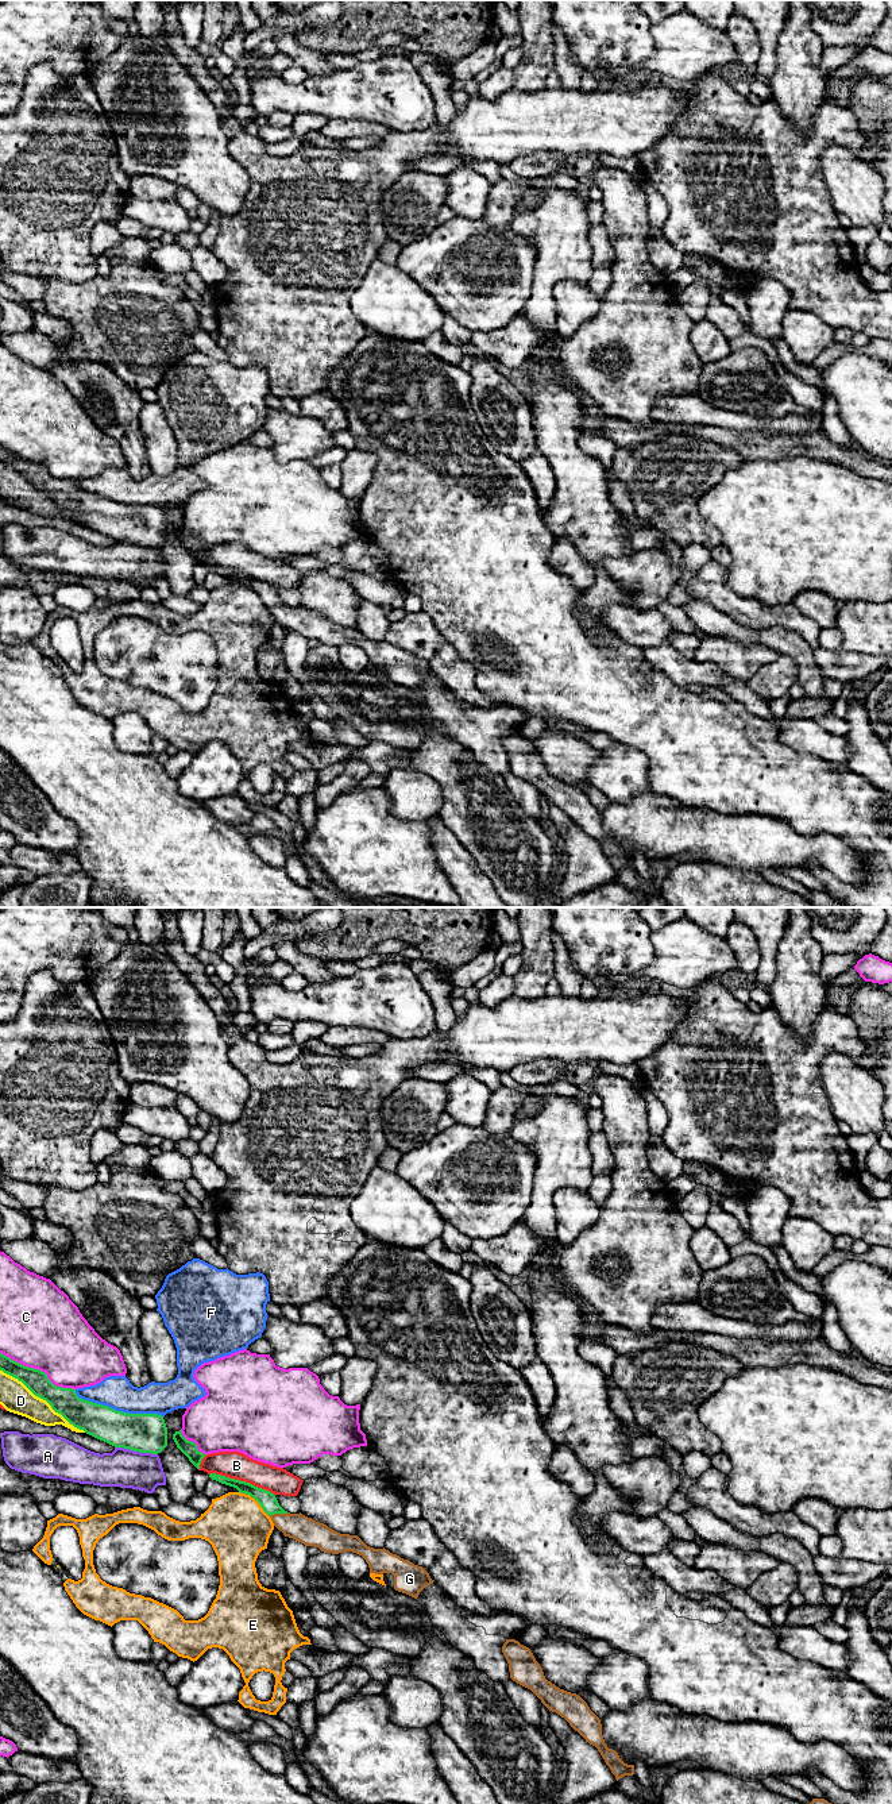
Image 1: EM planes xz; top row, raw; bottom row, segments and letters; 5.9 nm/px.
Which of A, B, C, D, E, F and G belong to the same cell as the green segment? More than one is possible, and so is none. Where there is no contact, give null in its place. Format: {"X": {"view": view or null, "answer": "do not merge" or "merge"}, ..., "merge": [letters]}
{"A": {"view": "xz", "answer": "do not merge"}, "B": {"view": "xz", "answer": "do not merge"}, "C": {"view": "xz", "answer": "do not merge"}, "D": {"view": "xz", "answer": "do not merge"}, "E": {"view": "xz", "answer": "do not merge"}, "F": {"view": "xz", "answer": "do not merge"}, "G": {"view": "xz", "answer": "merge"}, "merge": ["G"]}

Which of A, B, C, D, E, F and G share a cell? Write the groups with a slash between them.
A / B / C / D / E / F / G

